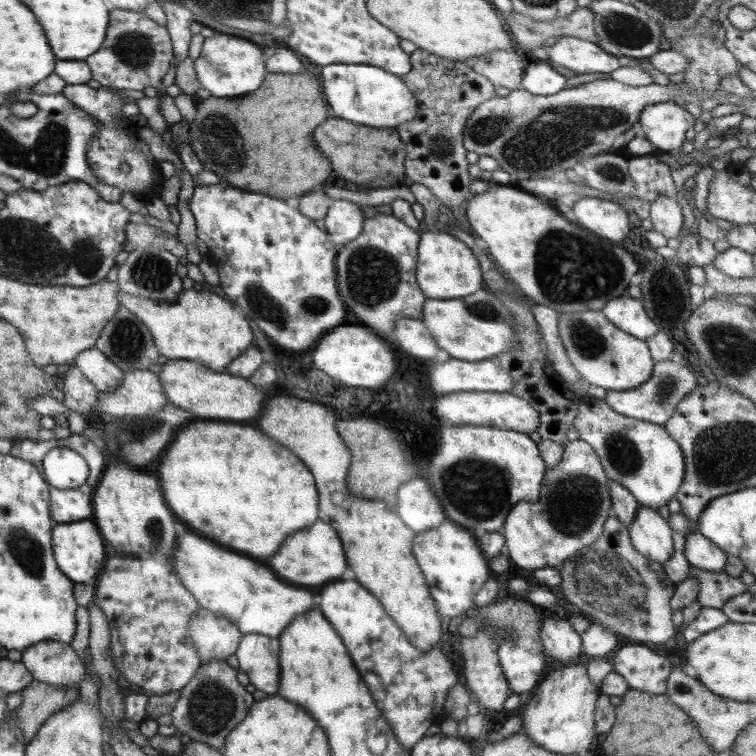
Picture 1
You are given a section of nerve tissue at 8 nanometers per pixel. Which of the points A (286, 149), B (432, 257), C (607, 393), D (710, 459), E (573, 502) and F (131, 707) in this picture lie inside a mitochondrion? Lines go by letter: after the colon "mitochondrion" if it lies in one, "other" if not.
A: other
B: other
C: other
D: mitochondrion
E: mitochondrion
F: other

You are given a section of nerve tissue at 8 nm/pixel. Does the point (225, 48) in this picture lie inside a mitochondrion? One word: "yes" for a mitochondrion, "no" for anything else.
no

